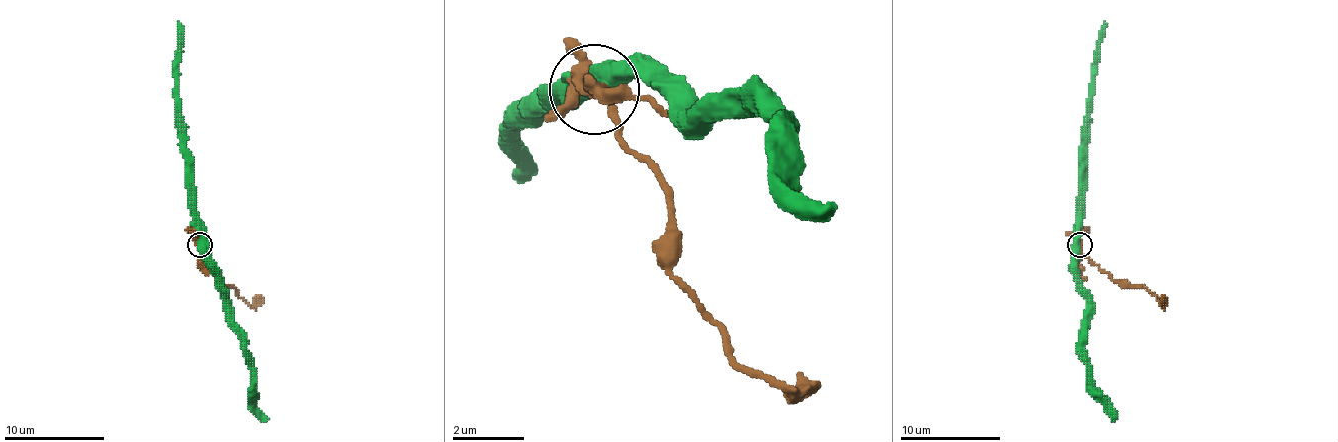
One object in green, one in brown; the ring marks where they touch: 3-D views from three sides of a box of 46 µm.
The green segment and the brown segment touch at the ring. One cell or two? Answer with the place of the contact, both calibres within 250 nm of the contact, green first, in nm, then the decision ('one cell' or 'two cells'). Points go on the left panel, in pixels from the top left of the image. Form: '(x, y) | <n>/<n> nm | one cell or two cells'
(200, 244) | 550/280 nm | two cells

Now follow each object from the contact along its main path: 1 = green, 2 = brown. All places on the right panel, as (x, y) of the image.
1: (1079, 245), (1086, 101), (1104, 21)
2: (1079, 245), (1081, 252), (1104, 272), (1142, 285), (1162, 305), (1162, 295)

